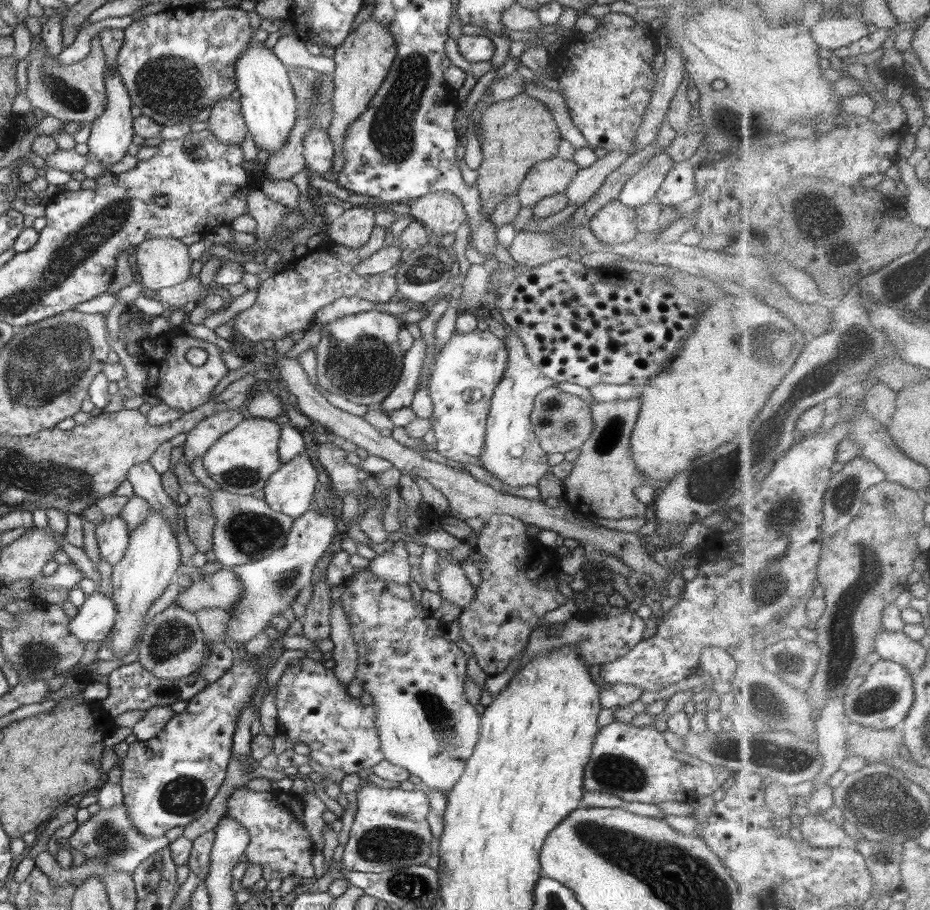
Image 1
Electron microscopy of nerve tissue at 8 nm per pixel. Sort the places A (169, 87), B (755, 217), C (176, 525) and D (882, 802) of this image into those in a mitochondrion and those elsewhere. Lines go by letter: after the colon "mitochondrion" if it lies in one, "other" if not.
A: mitochondrion
B: other
C: other
D: mitochondrion

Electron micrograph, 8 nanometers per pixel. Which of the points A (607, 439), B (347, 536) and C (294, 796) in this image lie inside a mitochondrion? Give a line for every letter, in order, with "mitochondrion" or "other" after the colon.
A: mitochondrion
B: other
C: other

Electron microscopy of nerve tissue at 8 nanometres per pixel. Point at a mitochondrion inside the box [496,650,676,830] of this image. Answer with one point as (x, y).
(616, 773)

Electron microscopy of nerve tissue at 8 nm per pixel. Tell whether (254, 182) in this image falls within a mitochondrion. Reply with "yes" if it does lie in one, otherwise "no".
no

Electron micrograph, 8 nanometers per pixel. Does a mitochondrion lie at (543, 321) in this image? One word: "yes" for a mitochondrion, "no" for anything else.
no

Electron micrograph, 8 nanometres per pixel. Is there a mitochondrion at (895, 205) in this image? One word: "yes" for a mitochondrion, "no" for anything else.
no

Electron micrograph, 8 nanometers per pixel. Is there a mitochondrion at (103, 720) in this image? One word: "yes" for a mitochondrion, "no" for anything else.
no

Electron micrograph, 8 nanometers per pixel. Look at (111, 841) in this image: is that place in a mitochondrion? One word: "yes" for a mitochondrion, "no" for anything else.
yes

